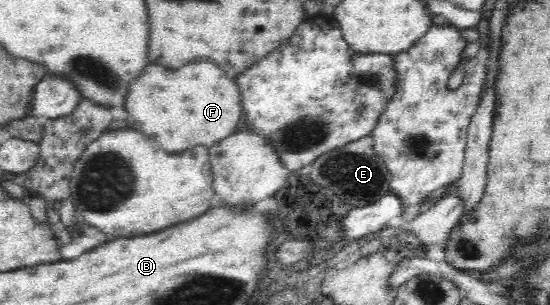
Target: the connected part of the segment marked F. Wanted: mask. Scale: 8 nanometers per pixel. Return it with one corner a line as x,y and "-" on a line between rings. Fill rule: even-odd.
208,59
192,60
190,64
186,64
178,70
164,68
158,64
148,64
136,80
129,82
127,89
124,106
128,112
128,128
134,128
134,130
154,138
158,142
158,146
164,148
166,152
180,152
180,150
192,148
196,144
204,144
210,148
218,140
222,140
240,129
242,100
238,86
236,86
236,82
226,78
224,72

